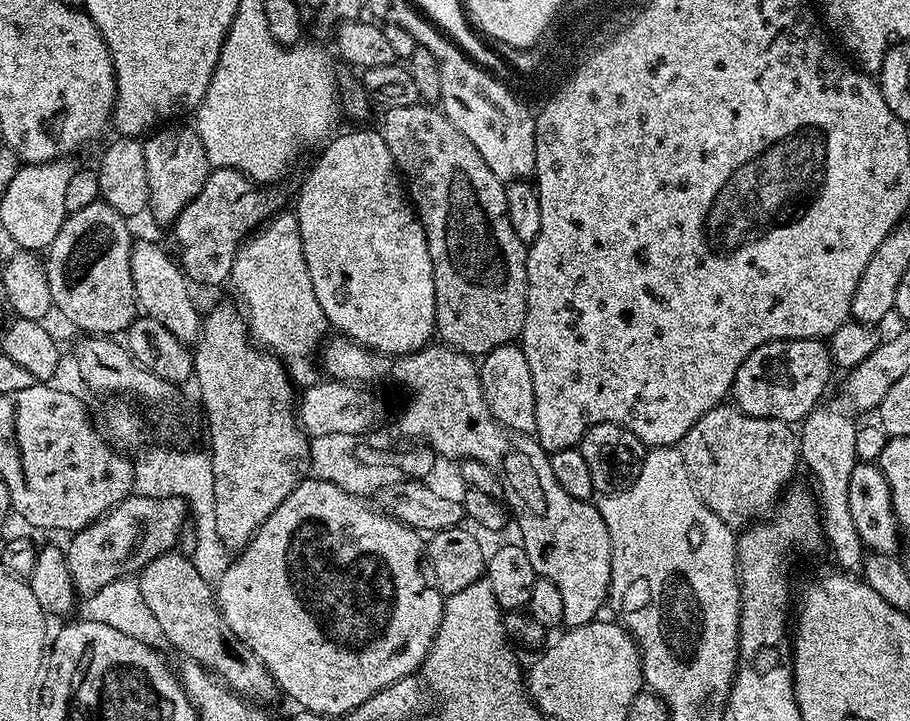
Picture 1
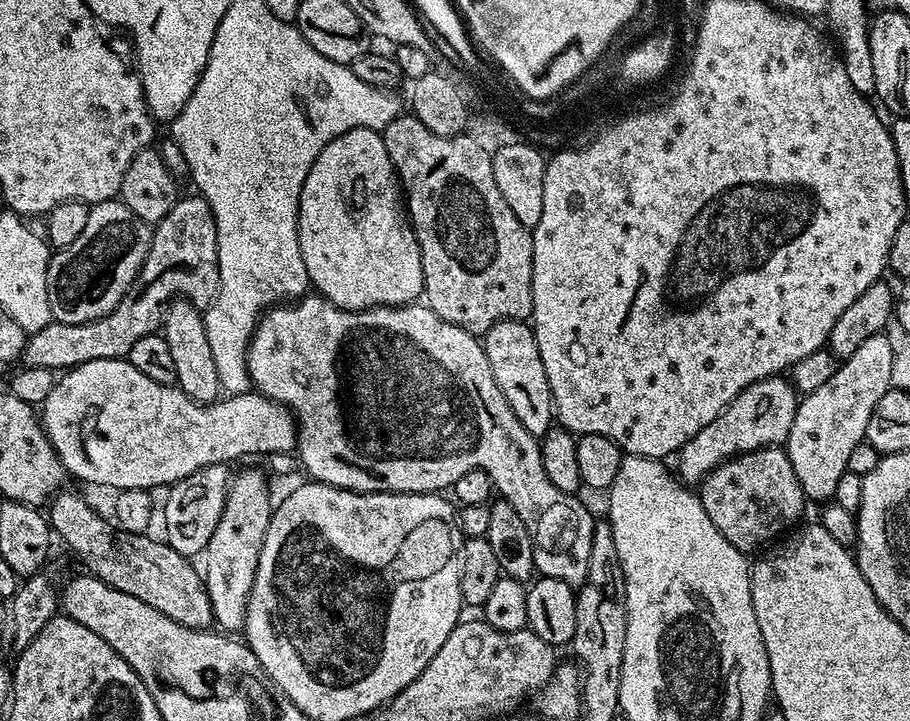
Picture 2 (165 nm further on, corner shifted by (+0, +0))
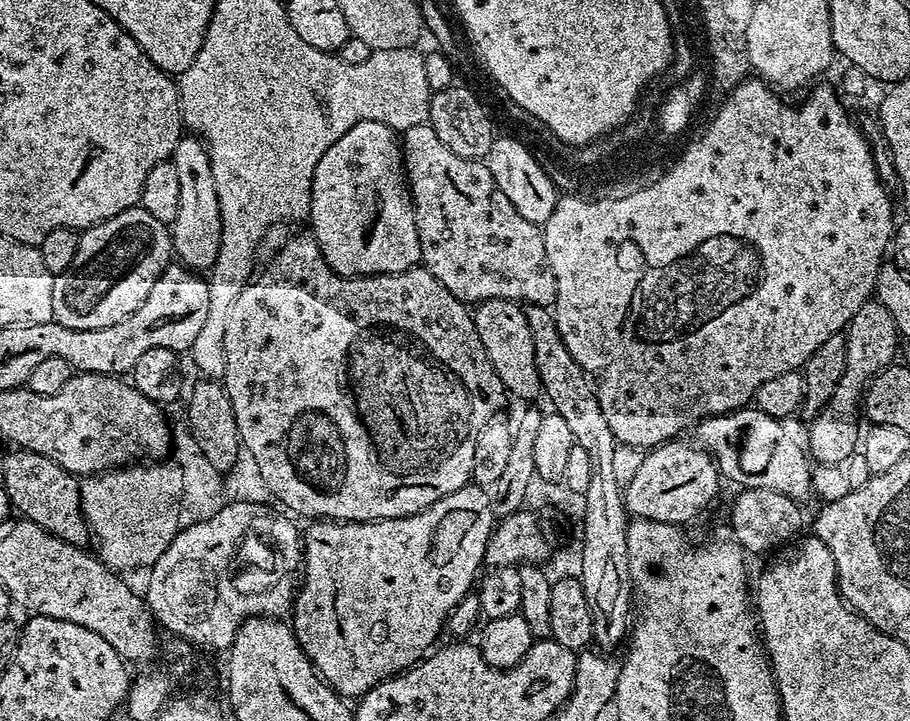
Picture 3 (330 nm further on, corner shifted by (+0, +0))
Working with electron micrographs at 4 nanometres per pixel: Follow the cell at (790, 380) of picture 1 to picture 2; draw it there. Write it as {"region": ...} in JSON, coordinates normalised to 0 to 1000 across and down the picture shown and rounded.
{"region":[[[860,520],[843,521],[840,527],[820,535],[820,541],[808,549],[793,569],[793,574],[780,585],[780,591],[771,591],[771,596],[767,596],[758,613],[747,620],[747,639],[741,644],[746,664],[753,673],[765,674],[790,644],[814,627],[865,617],[868,591],[873,591],[876,559],[876,541],[869,526]]]}

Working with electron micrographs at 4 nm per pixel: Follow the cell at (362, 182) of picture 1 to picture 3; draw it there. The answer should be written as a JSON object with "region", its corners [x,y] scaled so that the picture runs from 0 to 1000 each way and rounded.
{"region":[[[393,169],[349,225],[343,248],[343,273],[341,275],[341,291],[337,304],[343,305],[341,326],[347,334],[347,343],[356,355],[356,363],[370,383],[433,383],[442,380],[446,374],[458,370],[462,366],[462,337],[459,336],[459,319],[457,318],[457,288],[453,284],[453,268],[448,264],[448,252],[444,237],[444,218],[442,215],[442,200],[436,184],[429,175],[420,169]]]}

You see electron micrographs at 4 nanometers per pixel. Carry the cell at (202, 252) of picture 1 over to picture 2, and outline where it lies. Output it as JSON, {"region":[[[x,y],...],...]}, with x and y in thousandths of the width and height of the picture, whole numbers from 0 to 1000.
{"region":[[[219,269],[210,270],[203,277],[202,273],[195,276],[187,297],[182,297],[182,302],[178,302],[167,316],[167,334],[165,336],[165,347],[160,352],[160,363],[155,369],[149,390],[145,393],[143,402],[134,413],[134,419],[130,419],[130,424],[125,424],[125,430],[121,430],[121,436],[107,444],[100,444],[93,449],[58,447],[46,458],[34,462],[24,495],[25,503],[30,509],[46,508],[58,513],[74,513],[104,499],[131,499],[140,495],[143,480],[147,480],[147,474],[152,474],[152,469],[166,466],[177,454],[180,429],[186,419],[201,413],[221,430],[233,420],[237,404],[242,401],[237,309],[235,308],[235,297],[224,279],[224,273]]]}

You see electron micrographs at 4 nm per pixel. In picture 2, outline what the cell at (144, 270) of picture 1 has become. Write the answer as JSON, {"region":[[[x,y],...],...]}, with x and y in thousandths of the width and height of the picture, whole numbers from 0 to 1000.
{"region":[[[201,413],[188,417],[180,429],[178,465],[191,497],[191,519],[197,538],[219,560],[236,560],[243,553],[240,512],[235,508],[235,491],[231,491],[231,473],[226,469],[223,431]]]}

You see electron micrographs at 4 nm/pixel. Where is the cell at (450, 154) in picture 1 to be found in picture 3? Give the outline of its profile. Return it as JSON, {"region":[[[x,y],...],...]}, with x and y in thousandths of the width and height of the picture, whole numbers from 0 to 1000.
{"region":[[[468,169],[442,186],[448,264],[457,288],[462,366],[497,415],[510,424],[552,413],[605,429],[611,398],[600,358],[595,312],[578,308],[547,264],[531,221],[508,219]]]}

